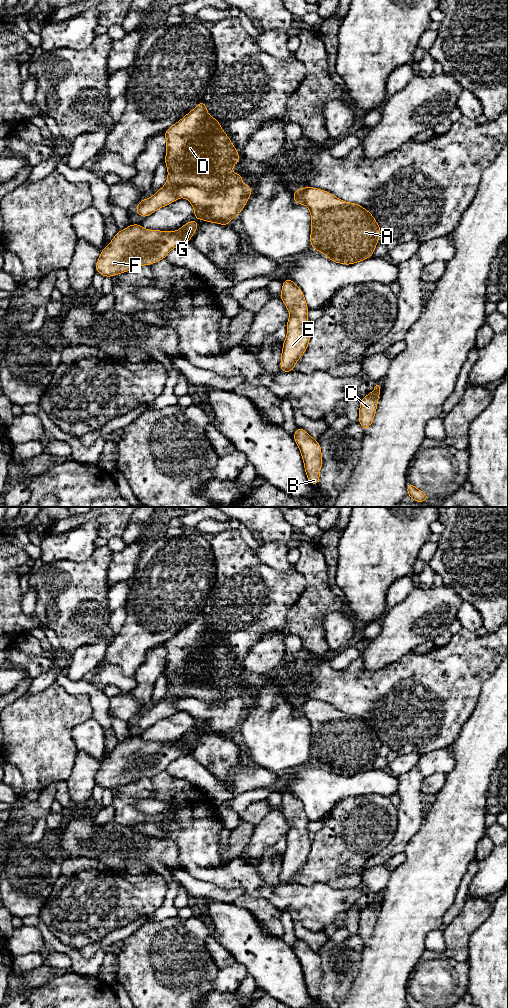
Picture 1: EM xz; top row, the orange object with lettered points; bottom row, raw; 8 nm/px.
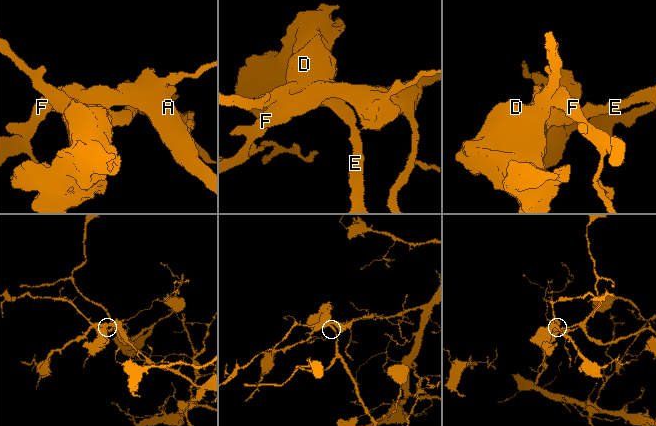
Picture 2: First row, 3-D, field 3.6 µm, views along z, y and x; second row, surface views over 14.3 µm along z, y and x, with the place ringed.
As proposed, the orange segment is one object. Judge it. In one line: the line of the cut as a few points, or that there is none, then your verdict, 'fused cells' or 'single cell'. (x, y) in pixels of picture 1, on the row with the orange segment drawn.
xz (240, 183), (213, 191), (194, 186), (179, 186), (172, 193) | fused cells

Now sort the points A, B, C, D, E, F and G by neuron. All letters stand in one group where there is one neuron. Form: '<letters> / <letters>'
A C F G / B D E

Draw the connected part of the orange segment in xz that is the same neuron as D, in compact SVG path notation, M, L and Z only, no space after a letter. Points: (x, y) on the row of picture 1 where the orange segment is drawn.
M203 100L163 133L167 139L164 159L168 169L167 181L152 197L143 198L139 202L134 211L141 217L146 218L158 209L173 203L177 199L173 194L176 188L195 186L214 192L242 183L242 172L232 174L232 166L235 163L239 164L240 160L236 147L221 128L220 122L209 116Z

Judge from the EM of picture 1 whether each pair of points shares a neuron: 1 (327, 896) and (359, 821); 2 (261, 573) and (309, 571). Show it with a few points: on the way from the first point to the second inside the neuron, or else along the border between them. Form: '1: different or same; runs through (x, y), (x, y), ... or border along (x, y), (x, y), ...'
1: different; border along (307, 886), (325, 883), (334, 888), (354, 888)
2: different; border along (295, 569), (306, 581), (306, 588), (301, 595)

